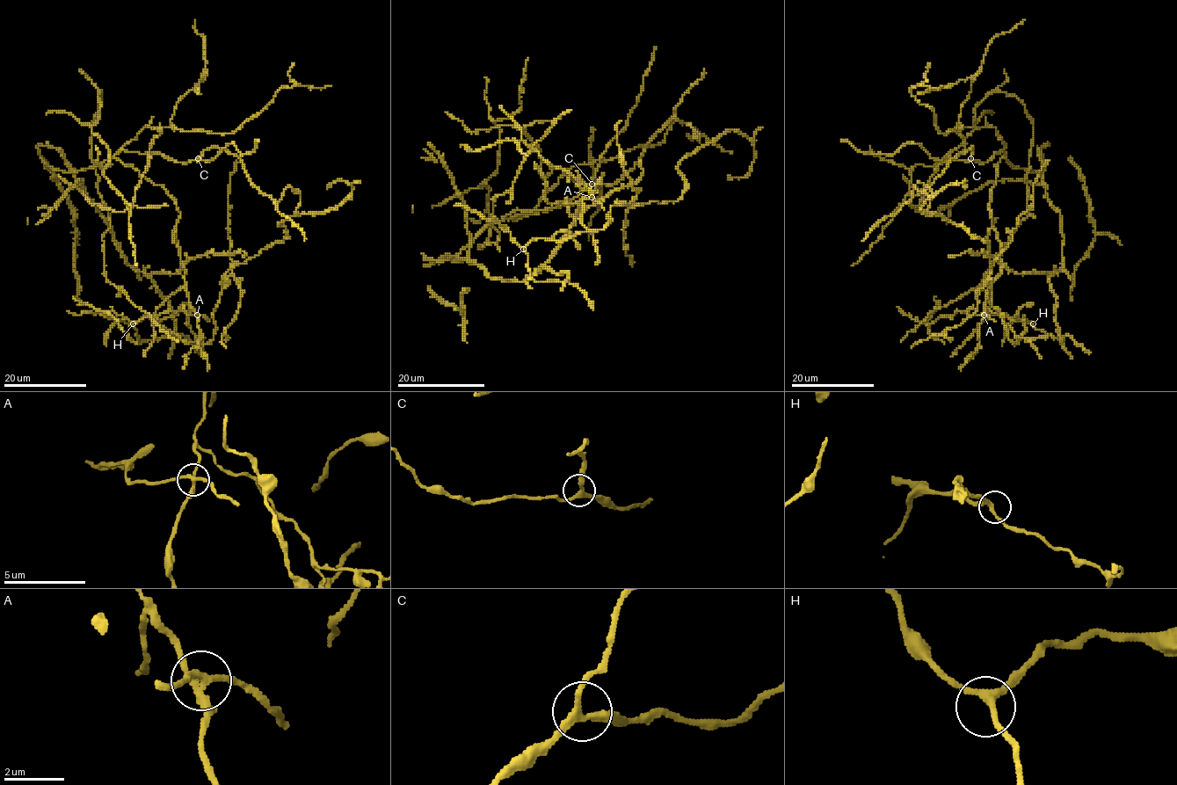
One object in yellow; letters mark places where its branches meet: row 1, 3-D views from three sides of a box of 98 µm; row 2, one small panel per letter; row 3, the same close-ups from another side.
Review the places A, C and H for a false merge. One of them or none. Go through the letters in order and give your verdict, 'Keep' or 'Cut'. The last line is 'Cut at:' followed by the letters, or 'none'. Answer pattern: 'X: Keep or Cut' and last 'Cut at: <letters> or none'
A: Cut
C: Keep
H: Keep
Cut at: A

